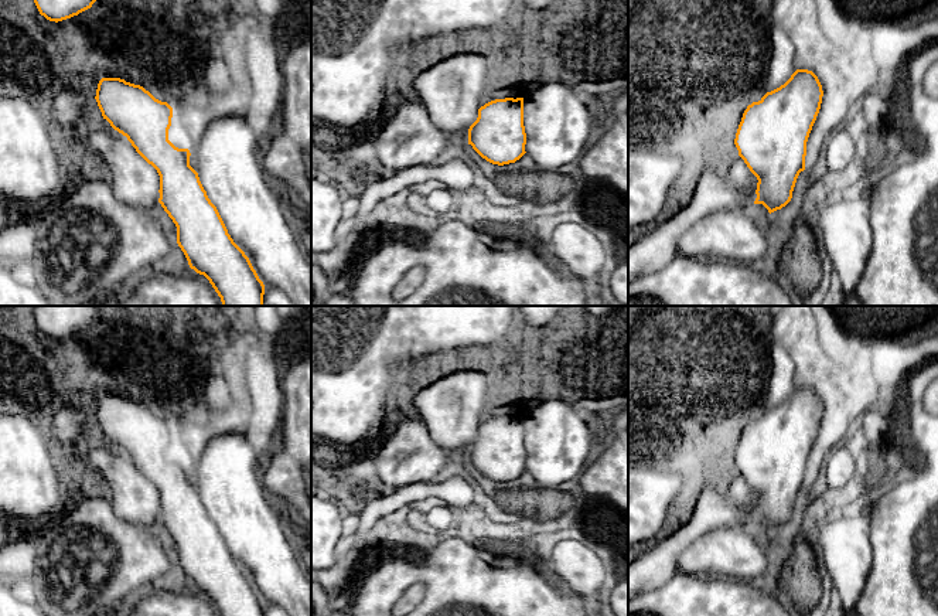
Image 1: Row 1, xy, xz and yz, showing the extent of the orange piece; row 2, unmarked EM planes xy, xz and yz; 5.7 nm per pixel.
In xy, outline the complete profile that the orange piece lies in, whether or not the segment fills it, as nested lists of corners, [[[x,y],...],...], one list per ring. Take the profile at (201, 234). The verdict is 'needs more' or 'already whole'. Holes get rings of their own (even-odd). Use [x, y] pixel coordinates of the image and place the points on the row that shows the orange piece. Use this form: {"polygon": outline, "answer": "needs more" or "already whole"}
{"polygon": [[[102,78],[95,99],[103,119],[126,136],[136,152],[157,170],[160,176],[158,203],[177,227],[177,244],[190,268],[209,280],[221,297],[222,306],[263,306],[265,285],[249,258],[228,234],[198,173],[190,166],[190,150],[178,149],[168,140],[173,108],[167,102],[156,99],[143,86],[120,78]]], "answer": "already whole"}

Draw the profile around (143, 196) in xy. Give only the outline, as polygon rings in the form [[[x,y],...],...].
[[[115,129],[86,130],[83,153],[112,183],[115,197],[132,207],[147,210],[160,198],[160,176],[126,136]]]

